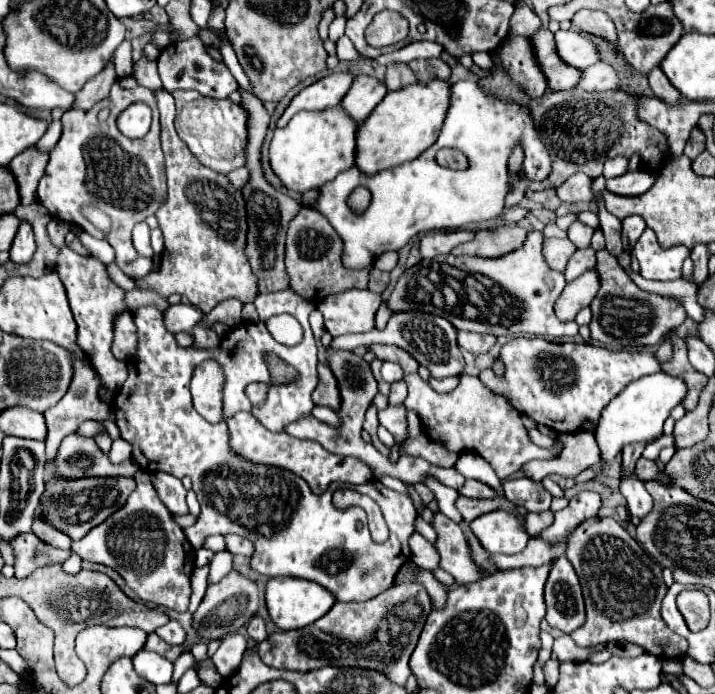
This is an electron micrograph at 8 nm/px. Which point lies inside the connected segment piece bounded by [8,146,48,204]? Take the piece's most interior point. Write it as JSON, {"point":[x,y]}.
{"point":[28,167]}

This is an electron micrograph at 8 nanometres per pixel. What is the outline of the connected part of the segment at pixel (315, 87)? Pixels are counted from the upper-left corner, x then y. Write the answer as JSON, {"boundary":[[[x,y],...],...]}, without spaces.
{"boundary":[[[332,72],[324,76],[322,80],[314,82],[312,86],[304,88],[300,94],[294,96],[282,118],[278,120],[278,126],[286,126],[290,118],[300,110],[324,110],[328,106],[336,106],[346,96],[348,88],[352,86],[354,76],[350,72]]]}

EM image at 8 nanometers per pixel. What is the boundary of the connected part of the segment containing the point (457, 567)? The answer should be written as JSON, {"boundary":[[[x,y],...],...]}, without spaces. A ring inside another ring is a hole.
{"boundary":[[[438,512],[434,516],[434,530],[438,534],[438,540],[434,546],[442,558],[440,566],[442,570],[450,572],[458,584],[472,584],[488,576],[484,570],[480,570],[474,564],[468,540],[458,524],[454,524],[450,518]]]}

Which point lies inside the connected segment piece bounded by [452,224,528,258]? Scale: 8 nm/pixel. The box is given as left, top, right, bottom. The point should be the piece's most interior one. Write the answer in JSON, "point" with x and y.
{"point":[488,244]}

